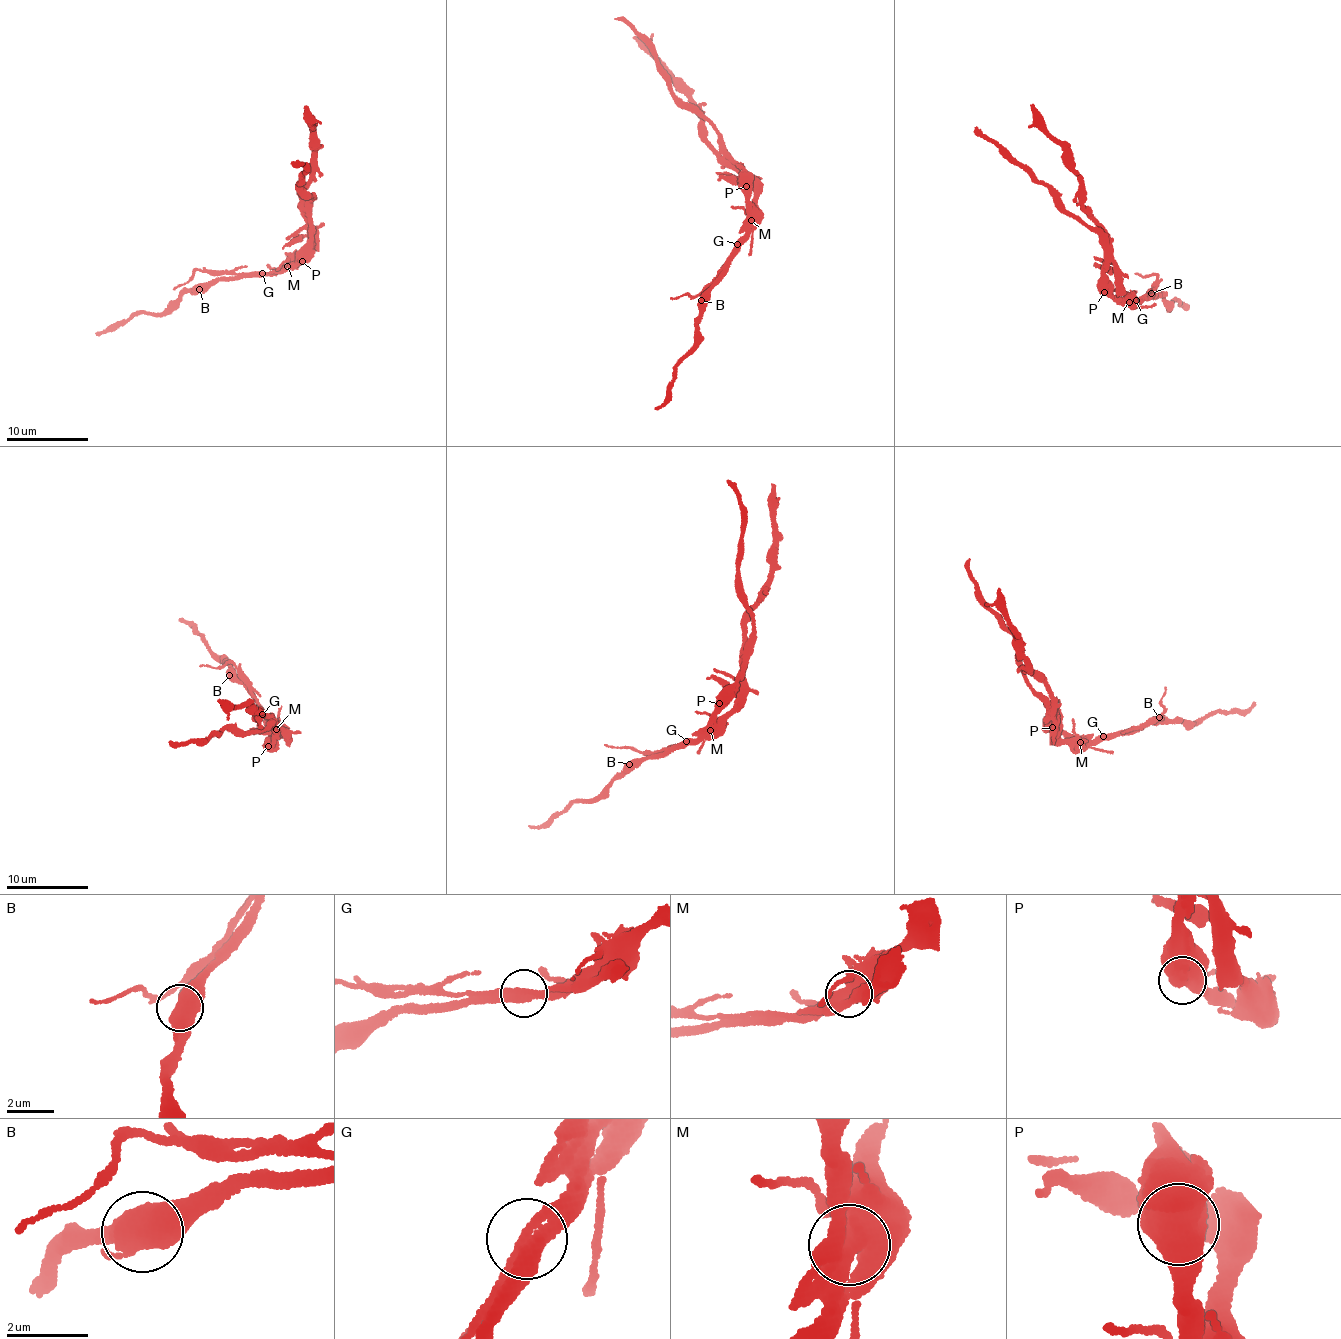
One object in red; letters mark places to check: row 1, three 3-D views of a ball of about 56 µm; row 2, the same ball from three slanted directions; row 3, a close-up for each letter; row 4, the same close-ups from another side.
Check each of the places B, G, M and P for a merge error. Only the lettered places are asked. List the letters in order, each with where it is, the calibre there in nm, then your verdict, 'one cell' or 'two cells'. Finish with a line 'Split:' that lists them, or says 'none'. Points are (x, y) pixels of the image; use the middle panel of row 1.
B: at (701, 300); 600 nm thick; one cell
G: at (737, 244); 440 nm thick; two cells
M: at (751, 220); 700 nm thick; two cells
P: at (746, 186); 600 nm thick; one cell
Split: G, M

